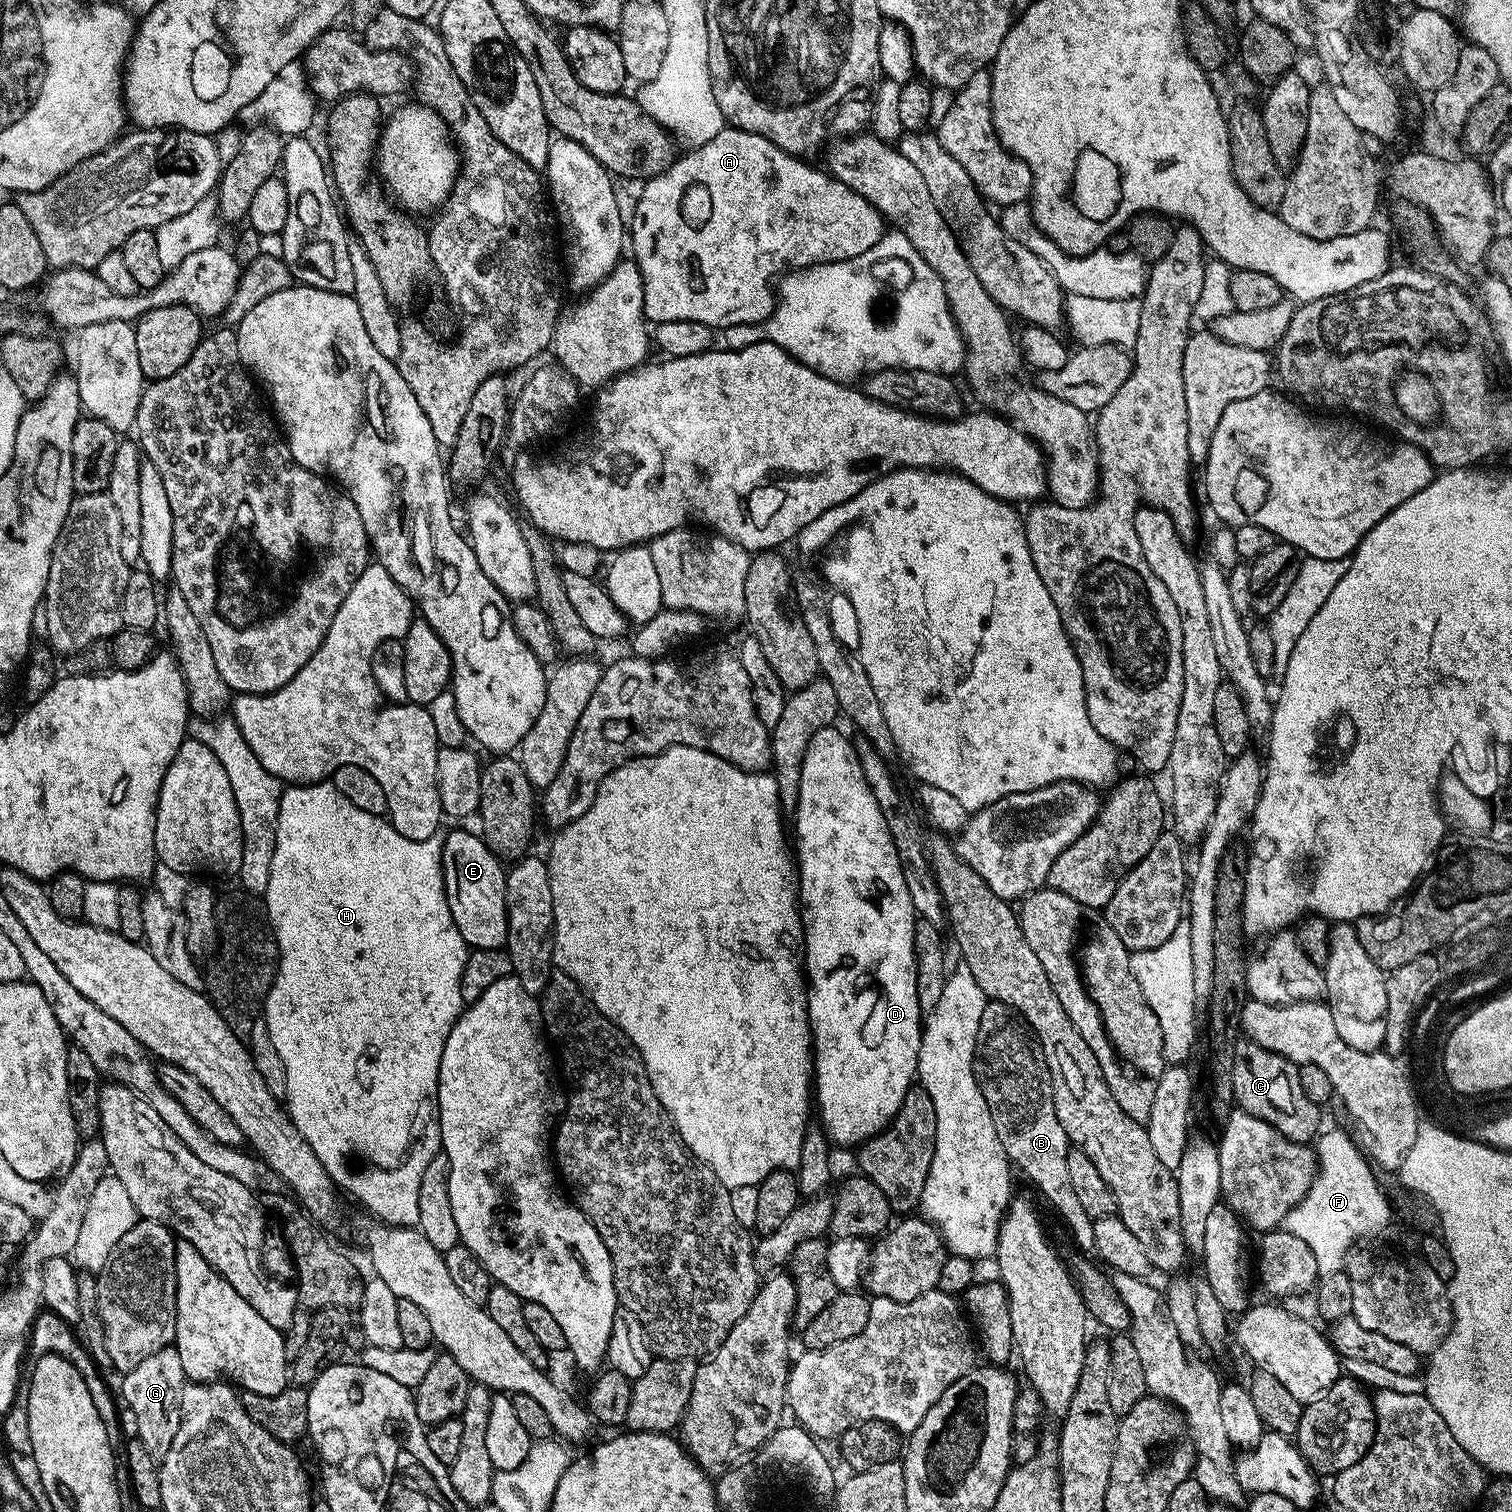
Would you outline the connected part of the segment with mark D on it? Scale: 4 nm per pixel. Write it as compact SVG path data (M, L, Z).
M829 726L829 727L827 727L827 728L823 728L823 729L822 729L822 730L818 730L818 734L814 734L814 738L813 738L813 739L812 739L812 741L811 741L811 742L810 742L810 746L809 746L809 747L808 747L808 749L807 749L807 750L806 750L806 758L805 758L805 759L804 759L804 765L803 765L803 766L802 766L802 786L801 786L801 787L800 787L800 801L799 801L799 802L798 802L798 806L797 806L797 807L796 807L796 810L795 810L795 813L794 813L794 819L796 819L796 840L795 840L795 836L794 836L794 852L795 852L795 855L796 855L796 856L797 856L797 857L798 857L798 903L799 903L799 906L800 906L800 920L801 920L801 921L802 921L802 923L804 923L804 943L803 943L803 945L802 945L802 964L803 964L803 967L804 967L804 968L805 968L805 969L806 969L806 991L807 991L807 994L808 994L808 1026L809 1026L809 1029L810 1029L810 1031L811 1031L811 1033L812 1033L812 1050L813 1050L813 1053L814 1053L814 1104L815 1104L815 1107L816 1107L816 1104L817 1104L817 1106L818 1106L818 1107L820 1107L820 1120L821 1120L821 1121L820 1121L820 1120L819 1120L819 1123L820 1123L820 1124L821 1124L821 1125L822 1125L822 1127L823 1127L823 1129L824 1129L824 1134L825 1134L825 1136L827 1136L827 1137L828 1137L828 1139L829 1139L829 1141L831 1141L831 1143L832 1143L832 1144L833 1144L833 1145L836 1145L836 1144L853 1144L853 1146L859 1146L859 1145L861 1145L861 1144L863 1144L863 1143L864 1143L864 1141L865 1141L865 1139L866 1139L866 1138L867 1138L867 1137L869 1137L869 1136L876 1136L876 1135L877 1135L877 1134L878 1134L878 1133L879 1133L879 1132L881 1132L881 1130L882 1130L882 1129L883 1129L883 1128L885 1128L885 1126L887 1126L887 1125L888 1125L888 1123L889 1123L889 1122L890 1122L890 1121L892 1121L892 1119L894 1119L894 1118L895 1118L895 1116L896 1116L896 1115L897 1115L897 1114L898 1114L898 1110L899 1110L899 1109L900 1109L900 1107L901 1107L901 1106L902 1106L902 1102L903 1102L903 1101L904 1101L904 1099L905 1099L905 1098L906 1098L906 1094L907 1094L907 1093L908 1093L908 1089L909 1089L909 1088L911 1088L911 1087L913 1087L913 1084L914 1084L914 1081L915 1081L915 1080L916 1080L916 1079L917 1079L917 1076L918 1076L918 1073L917 1073L917 1071L916 1071L916 1067L917 1067L917 1066L918 1066L918 1054L919 1054L919 1053L920 1053L920 1034L921 1034L921 1031L922 1031L922 1013L921 1013L921 1011L920 1011L920 1003L919 1003L919 1002L918 1002L918 986L917 986L917 985L916 985L916 959L915 959L915 958L914 958L914 926L915 926L915 925L916 925L916 920L917 920L917 915L916 915L916 911L915 911L915 910L914 910L914 902L910 902L910 890L906 890L906 878L902 878L902 866L901 866L901 865L900 865L900 863L899 863L899 862L898 862L898 850L894 850L894 838L890 838L890 829L888 829L888 828L887 828L887 827L886 827L886 818L882 818L882 810L881 810L881 808L879 808L879 806L878 806L878 801L877 801L877 800L875 800L875 799L874 799L874 794L873 794L873 793L872 793L872 791L871 791L871 790L870 790L870 786L869 786L869 785L868 785L868 783L867 783L867 782L866 782L866 774L862 774L862 766L861 766L861 765L860 765L860 763L859 763L859 762L858 762L858 758L857 758L857 757L856 757L856 750L855 750L855 747L854 747L854 744L853 744L853 741L852 741L852 740L851 740L851 739L849 739L849 740L847 740L847 738L846 738L846 737L844 737L844 736L843 736L843 734L842 734L842 733L840 733L840 732L839 732L839 730L838 730L838 729L839 729L839 727L836 727L836 726Z

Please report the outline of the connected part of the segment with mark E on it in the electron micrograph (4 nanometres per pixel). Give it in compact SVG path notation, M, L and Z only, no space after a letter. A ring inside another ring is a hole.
M456 826L449 836L443 837L442 870L450 914L469 949L504 948L508 942L505 865L477 833L475 836L460 827L464 826Z

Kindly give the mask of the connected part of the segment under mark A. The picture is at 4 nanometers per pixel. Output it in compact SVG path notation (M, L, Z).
M725 126L717 136L710 138L710 142L688 151L692 152L686 153L685 156L683 153L673 160L668 169L643 185L644 193L636 200L632 220L630 216L630 252L632 248L631 255L644 279L644 319L653 325L662 322L702 322L713 330L723 330L739 324L763 324L771 318L773 310L776 309L778 296L774 291L774 281L781 274L797 268L809 268L815 264L858 258L858 254L866 254L870 246L884 239L886 221L869 200L850 190L850 186L846 186L827 171L819 172L818 169L811 168L807 159L784 152L762 134Z

